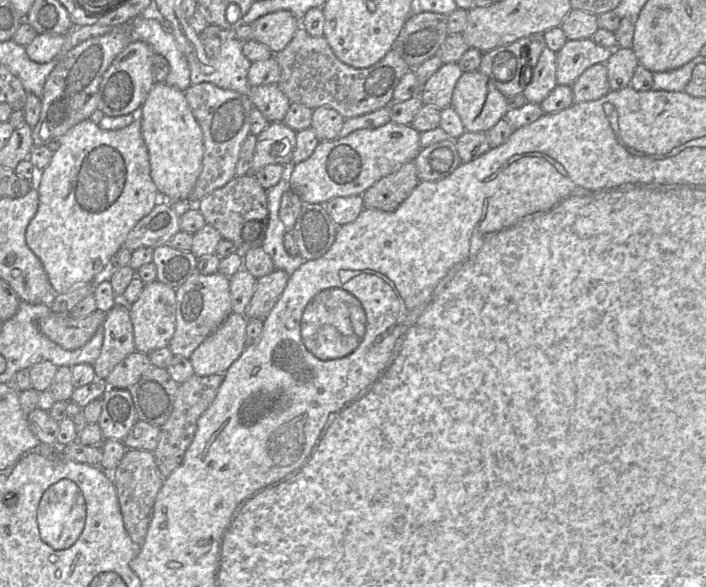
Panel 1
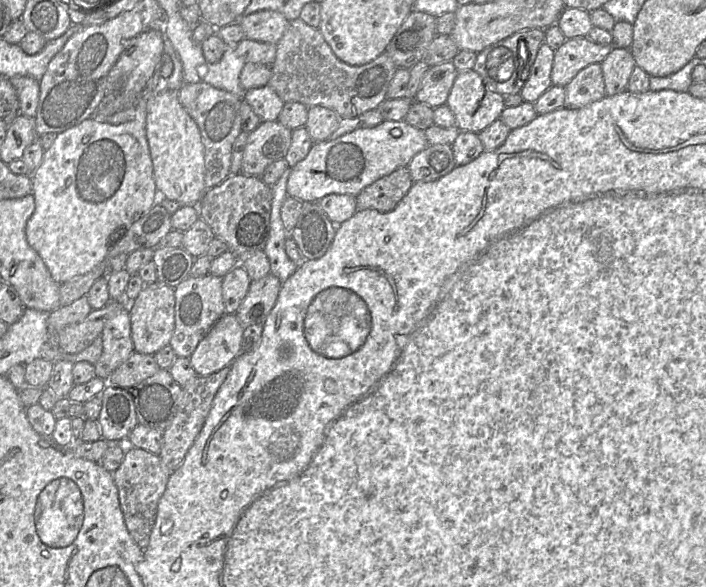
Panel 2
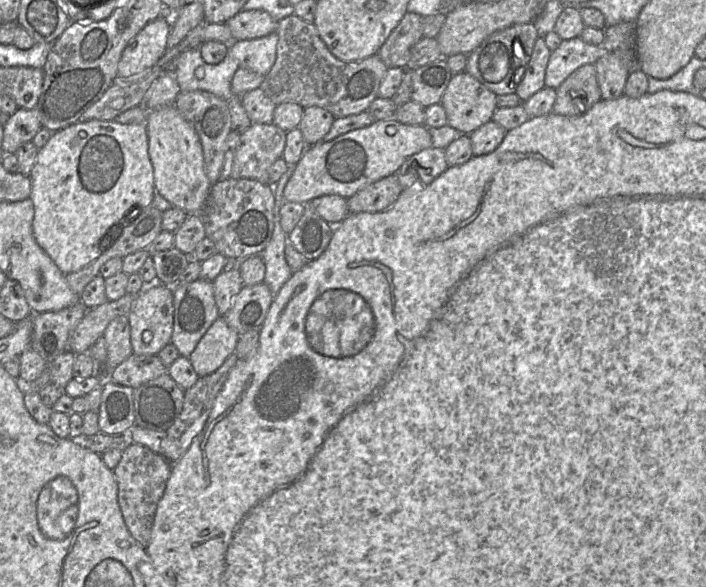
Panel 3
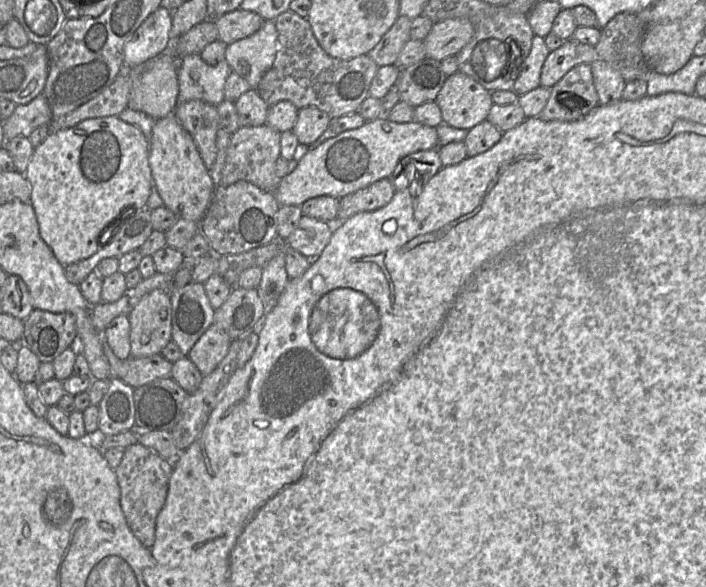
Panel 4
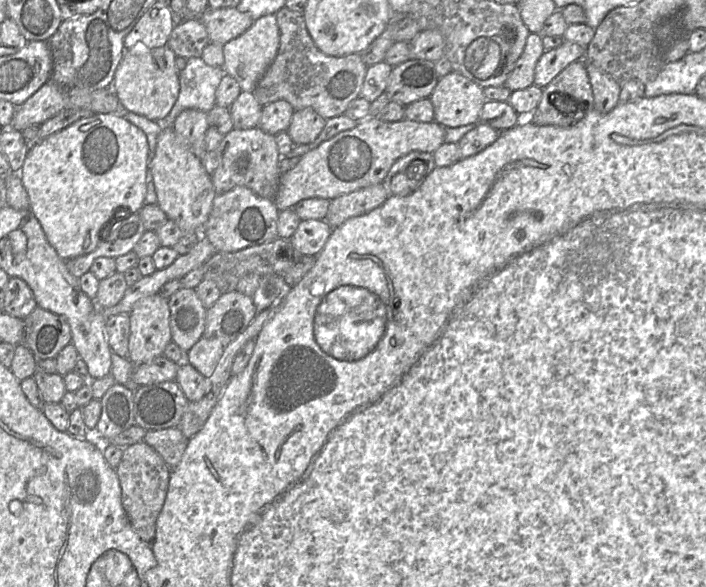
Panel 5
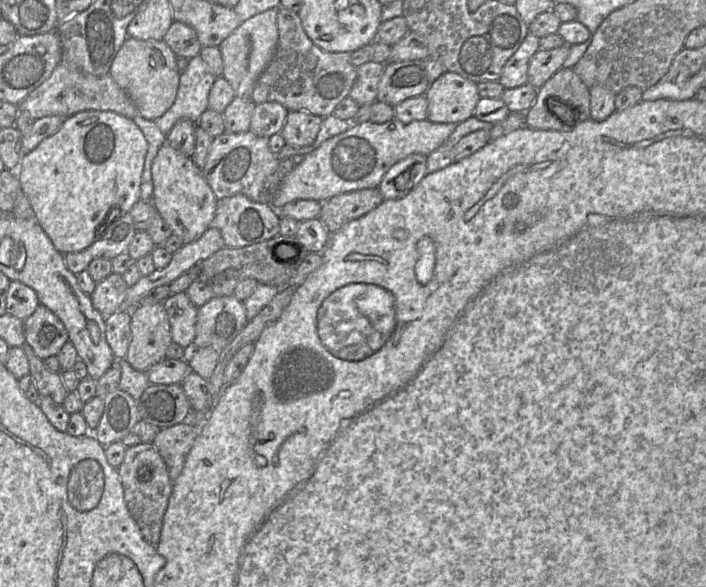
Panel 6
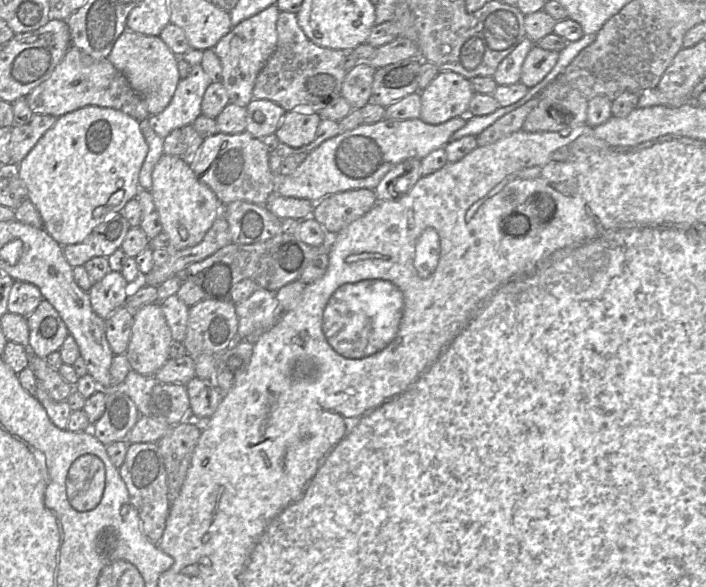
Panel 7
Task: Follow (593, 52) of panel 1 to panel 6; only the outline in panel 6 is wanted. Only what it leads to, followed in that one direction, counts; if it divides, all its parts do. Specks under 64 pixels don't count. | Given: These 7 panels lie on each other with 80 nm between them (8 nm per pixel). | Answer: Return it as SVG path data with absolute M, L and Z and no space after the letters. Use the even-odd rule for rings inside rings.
M564 44L559 48L537 50L529 61L528 84L536 89L542 87L563 66L569 55L570 46Z

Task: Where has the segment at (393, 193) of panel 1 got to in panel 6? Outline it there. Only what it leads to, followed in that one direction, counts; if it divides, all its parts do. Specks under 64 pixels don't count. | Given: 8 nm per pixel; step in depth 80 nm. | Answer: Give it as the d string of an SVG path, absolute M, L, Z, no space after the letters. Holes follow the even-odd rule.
M377 187L339 194L321 203L318 218L330 234L335 233L351 220L376 208L383 200Z

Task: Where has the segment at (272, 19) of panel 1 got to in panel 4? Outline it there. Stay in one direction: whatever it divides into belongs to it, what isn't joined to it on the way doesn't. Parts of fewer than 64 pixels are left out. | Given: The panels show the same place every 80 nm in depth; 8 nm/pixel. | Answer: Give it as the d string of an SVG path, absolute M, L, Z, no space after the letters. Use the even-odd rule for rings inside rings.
M239 8L222 15L218 20L212 21L217 26L219 40L227 45L251 36L264 23L264 19L258 14Z

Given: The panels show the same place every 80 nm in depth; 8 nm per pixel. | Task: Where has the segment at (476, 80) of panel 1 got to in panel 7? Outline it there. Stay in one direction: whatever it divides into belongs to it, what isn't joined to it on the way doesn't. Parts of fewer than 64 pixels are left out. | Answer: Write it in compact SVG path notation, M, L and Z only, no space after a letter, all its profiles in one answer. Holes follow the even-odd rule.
M440 71L419 93L419 118L429 124L440 124L468 115L469 103L474 95L470 81L453 71Z

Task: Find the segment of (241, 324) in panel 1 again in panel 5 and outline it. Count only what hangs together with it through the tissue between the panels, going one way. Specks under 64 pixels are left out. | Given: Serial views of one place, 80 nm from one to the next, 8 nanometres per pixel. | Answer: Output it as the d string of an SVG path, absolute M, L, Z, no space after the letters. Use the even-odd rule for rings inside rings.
M202 336L187 352L184 361L208 378L213 374L226 346L217 338Z

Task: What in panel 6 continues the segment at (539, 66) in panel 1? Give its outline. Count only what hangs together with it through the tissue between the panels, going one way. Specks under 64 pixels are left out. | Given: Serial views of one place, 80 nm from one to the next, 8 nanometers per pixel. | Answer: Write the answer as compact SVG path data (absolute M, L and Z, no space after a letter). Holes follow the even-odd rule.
M528 33L518 50L505 63L498 82L504 89L528 83L528 66L531 57L540 49L540 38Z

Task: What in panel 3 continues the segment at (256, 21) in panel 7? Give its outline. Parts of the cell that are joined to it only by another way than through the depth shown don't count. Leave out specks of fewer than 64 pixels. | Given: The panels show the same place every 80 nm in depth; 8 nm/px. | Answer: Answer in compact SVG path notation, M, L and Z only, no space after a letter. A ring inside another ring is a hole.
M277 32L247 40L234 40L229 44L228 55L236 59L240 67L262 76L267 75L276 60Z

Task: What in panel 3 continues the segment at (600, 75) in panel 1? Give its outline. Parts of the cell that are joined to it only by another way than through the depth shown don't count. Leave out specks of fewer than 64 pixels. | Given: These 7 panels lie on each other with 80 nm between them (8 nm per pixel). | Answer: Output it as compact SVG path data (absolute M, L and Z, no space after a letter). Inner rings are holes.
M585 64L570 74L557 88L553 114L576 117L587 113L601 98L594 64Z

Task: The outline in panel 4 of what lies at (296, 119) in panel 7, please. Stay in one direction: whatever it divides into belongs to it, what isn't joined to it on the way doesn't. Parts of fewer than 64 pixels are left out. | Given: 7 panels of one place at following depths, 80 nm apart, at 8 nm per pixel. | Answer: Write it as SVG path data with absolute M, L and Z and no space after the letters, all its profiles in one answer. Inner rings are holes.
M314 106L299 109L297 121L292 129L301 145L301 151L314 143L327 129L331 118Z

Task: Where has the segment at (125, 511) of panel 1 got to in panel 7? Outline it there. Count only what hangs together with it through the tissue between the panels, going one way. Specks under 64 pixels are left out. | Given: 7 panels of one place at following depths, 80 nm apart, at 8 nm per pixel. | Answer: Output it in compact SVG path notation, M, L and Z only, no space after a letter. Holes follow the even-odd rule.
M129 444L124 463L118 469L126 484L130 501L138 512L143 533L151 542L157 544L163 535L170 510L167 472L158 444Z

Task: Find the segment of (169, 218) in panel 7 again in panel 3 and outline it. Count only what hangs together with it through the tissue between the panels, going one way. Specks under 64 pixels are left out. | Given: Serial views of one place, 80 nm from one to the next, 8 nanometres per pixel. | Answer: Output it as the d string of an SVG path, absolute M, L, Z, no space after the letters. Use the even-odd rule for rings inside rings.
M175 105L149 111L147 123L148 151L154 171L155 188L164 199L187 214L199 214L204 205L212 183L205 173L203 148L194 125L187 121Z

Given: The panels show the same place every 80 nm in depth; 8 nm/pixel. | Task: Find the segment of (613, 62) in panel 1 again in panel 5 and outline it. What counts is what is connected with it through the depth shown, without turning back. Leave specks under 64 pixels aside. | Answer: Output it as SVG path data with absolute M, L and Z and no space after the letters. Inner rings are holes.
M594 65L586 66L594 97L593 111L602 114L612 111L620 103L621 84Z

